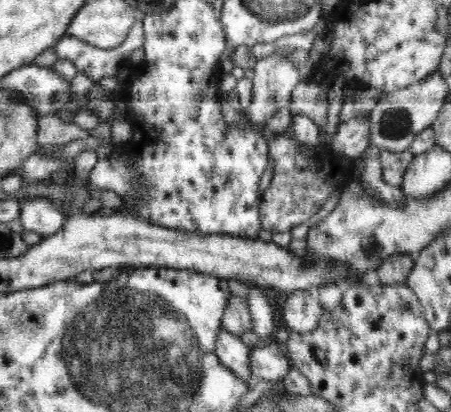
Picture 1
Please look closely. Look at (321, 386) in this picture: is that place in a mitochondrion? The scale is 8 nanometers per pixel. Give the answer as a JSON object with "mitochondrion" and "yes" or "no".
{"mitochondrion":"no"}

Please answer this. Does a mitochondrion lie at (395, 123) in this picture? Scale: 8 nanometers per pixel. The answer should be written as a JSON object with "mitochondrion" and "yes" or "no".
{"mitochondrion":"yes"}

